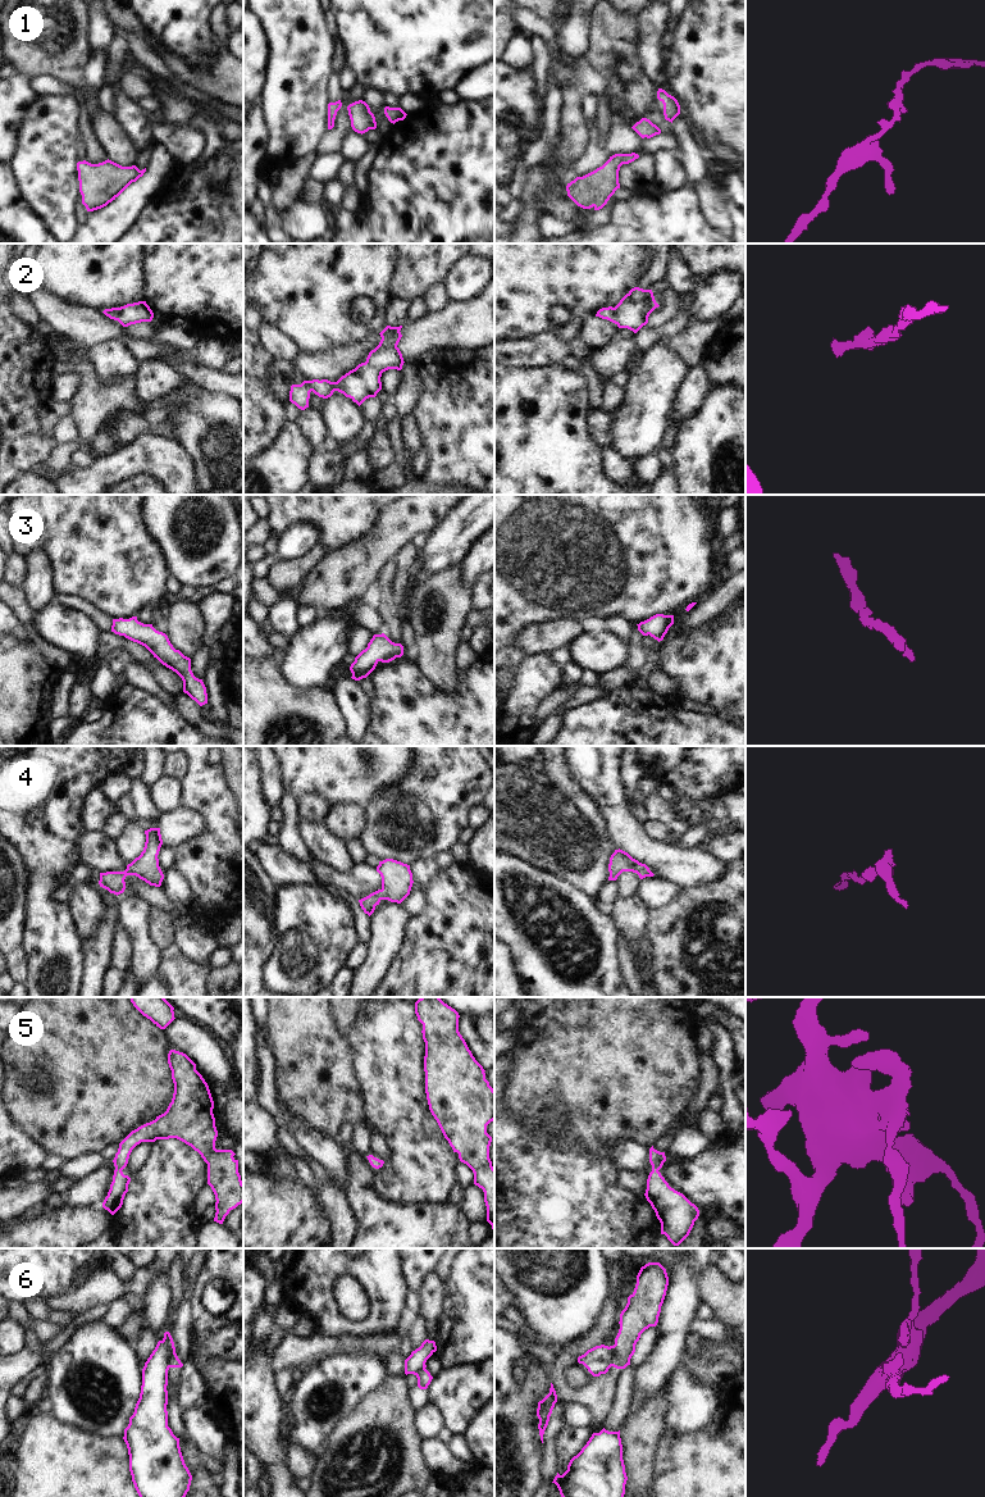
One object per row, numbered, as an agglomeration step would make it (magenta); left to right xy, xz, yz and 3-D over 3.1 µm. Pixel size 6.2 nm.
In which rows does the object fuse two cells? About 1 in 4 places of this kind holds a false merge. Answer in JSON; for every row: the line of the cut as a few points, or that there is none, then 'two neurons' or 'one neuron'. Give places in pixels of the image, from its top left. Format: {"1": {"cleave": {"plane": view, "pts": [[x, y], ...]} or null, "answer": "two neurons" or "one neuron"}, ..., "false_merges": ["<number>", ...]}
{"1": {"cleave": null, "answer": "one neuron"}, "2": {"cleave": null, "answer": "one neuron"}, "3": {"cleave": null, "answer": "one neuron"}, "4": {"cleave": null, "answer": "one neuron"}, "5": {"cleave": null, "answer": "one neuron"}, "6": {"cleave": {"plane": "xy", "pts": [[163, 1339], [170, 1350], [169, 1366]]}, "answer": "two neurons"}, "false_merges": ["6"]}

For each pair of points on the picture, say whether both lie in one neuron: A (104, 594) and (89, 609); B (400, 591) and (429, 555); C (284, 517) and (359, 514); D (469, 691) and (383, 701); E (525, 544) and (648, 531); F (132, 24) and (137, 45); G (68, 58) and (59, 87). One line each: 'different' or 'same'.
A: different
B: different
C: same
D: same
E: same
F: same
G: different

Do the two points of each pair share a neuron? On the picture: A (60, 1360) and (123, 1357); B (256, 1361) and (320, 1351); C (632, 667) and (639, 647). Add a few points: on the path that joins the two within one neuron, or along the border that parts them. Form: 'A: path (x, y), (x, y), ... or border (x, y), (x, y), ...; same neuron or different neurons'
A: path (76, 1360), (108, 1359); same neuron
B: border (270, 1352), (270, 1370), (274, 1374); different neurons
C: path (634, 661), (638, 658), (638, 653); same neuron

